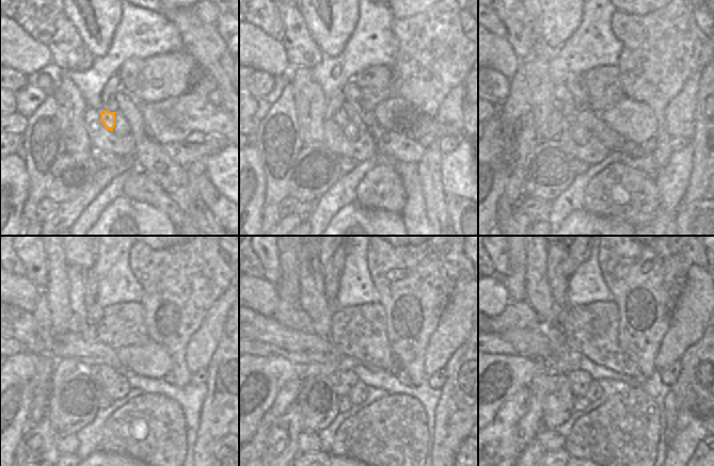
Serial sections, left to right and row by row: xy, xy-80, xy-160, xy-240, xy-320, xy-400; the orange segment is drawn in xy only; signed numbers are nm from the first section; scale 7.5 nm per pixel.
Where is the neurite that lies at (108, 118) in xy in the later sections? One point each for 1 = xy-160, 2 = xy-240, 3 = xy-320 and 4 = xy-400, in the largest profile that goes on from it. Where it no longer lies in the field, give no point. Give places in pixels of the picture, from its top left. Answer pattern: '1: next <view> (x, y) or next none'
1: next xy-160 (573, 105)
2: next xy-240 (77, 275)
3: next xy-320 (312, 299)
4: next xy-400 (538, 294)

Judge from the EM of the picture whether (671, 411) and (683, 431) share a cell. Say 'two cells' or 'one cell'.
two cells

